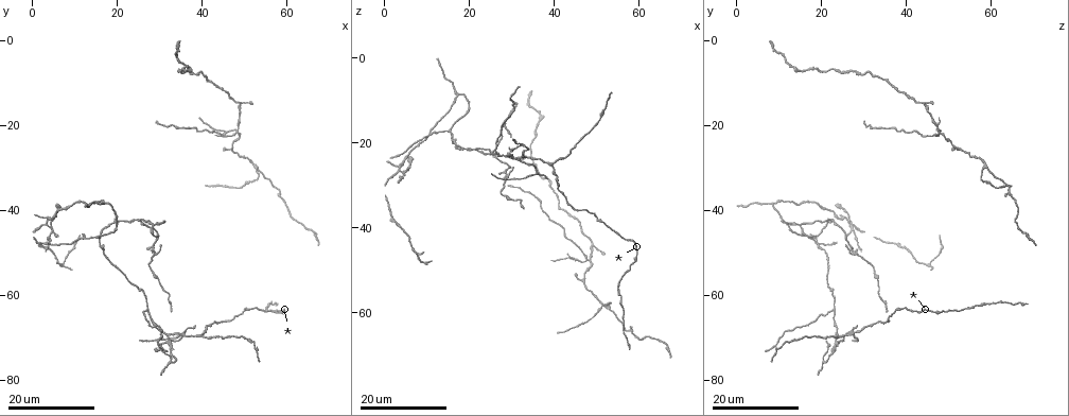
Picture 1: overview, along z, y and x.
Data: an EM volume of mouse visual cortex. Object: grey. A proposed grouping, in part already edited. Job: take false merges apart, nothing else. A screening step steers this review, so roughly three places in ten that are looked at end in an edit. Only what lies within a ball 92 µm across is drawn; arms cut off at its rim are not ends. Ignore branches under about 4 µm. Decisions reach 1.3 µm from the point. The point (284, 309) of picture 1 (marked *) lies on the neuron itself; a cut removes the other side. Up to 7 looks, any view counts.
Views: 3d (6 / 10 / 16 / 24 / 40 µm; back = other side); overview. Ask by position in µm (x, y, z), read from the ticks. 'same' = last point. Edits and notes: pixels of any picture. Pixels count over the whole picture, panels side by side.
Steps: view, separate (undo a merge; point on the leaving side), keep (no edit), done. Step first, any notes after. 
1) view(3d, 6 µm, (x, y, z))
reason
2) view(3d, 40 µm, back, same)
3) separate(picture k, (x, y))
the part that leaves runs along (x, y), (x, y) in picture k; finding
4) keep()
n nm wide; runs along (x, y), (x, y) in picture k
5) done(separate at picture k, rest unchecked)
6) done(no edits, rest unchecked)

view(3d, 24 µm, (52.5, 29.5, 59.0))
three arms meet

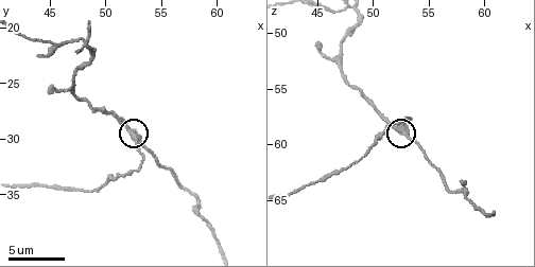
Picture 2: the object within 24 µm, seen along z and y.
view(3d, 10 µm, (52.2, 29.4, 58.6))

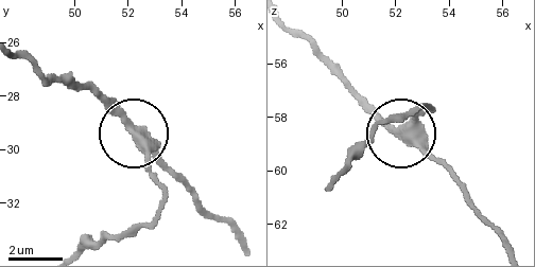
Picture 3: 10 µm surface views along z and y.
keep()
runs along (245, 249), (136, 136), (150, 172), (166, 190) in picture 3; continuous, no second neuron

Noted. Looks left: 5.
view(3d, 16 µm, (48.5, 21.0, 47.5))
four-way junction

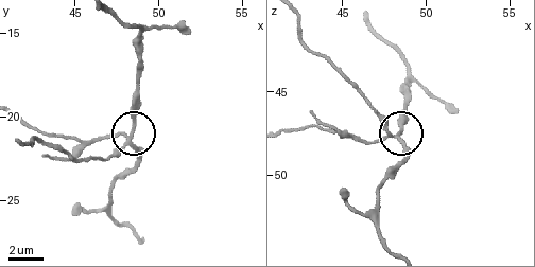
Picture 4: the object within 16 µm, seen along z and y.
view(3d, 6 µm, (48.4, 21.4, 47.6))

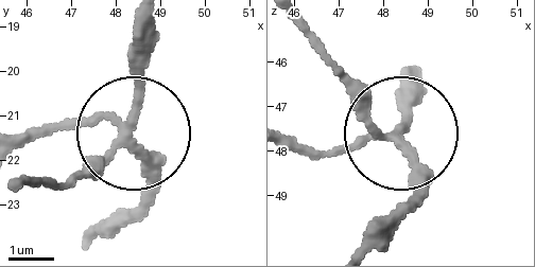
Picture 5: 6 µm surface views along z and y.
separate(picture 5, (55, 129))
190 nm wide; the part that leaves runs along (117, 128), (75, 121), (18, 131) in picture 5; two neurons meet here

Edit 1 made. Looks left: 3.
view(3d, 24 µm, (27.5, 63.5, 22.5))
three arms meet

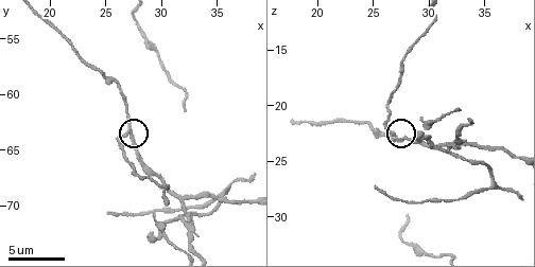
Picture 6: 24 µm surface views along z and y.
view(3d, 10 µm, (27.0, 63.4, 22.6))

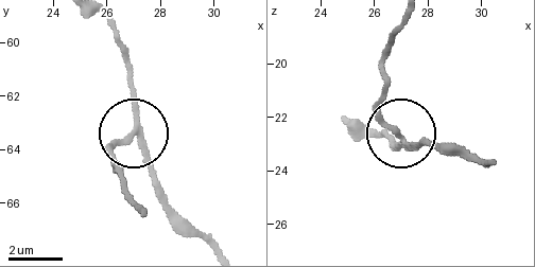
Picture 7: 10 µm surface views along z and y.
separate(picture 7, (108, 150))
200 nm wide; the part that leaves runs along (135, 131), (109, 155), (143, 207) in picture 7; two neurons meet here

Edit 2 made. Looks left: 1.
done(separate at picture 5, separate at picture 7, rest unchecked)

